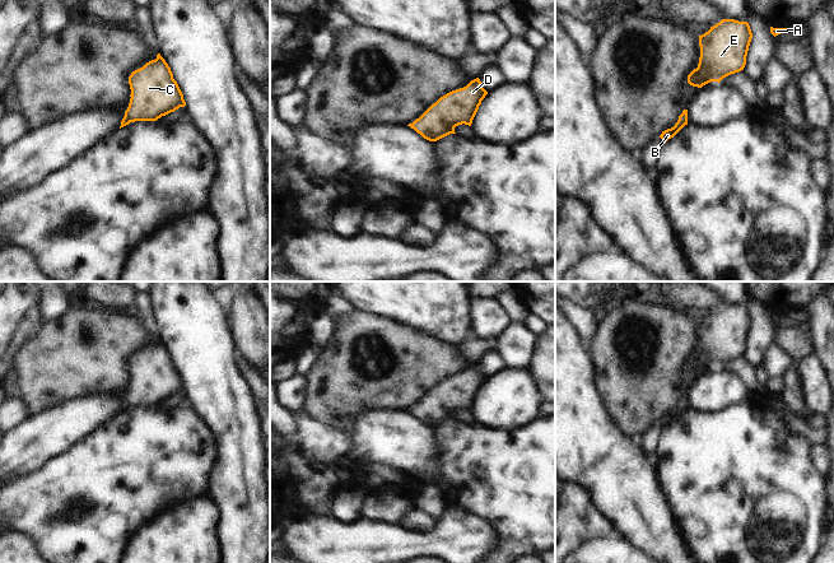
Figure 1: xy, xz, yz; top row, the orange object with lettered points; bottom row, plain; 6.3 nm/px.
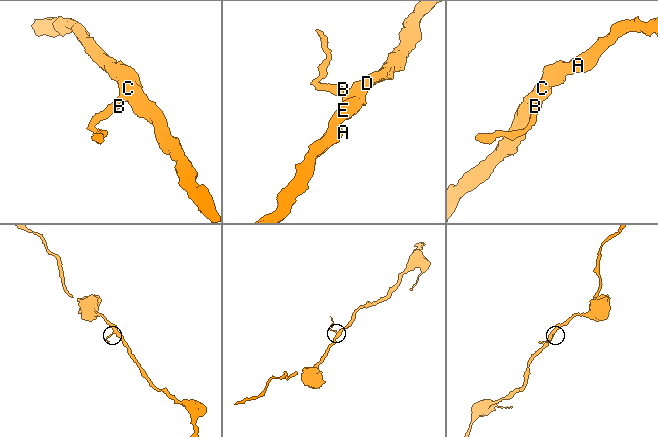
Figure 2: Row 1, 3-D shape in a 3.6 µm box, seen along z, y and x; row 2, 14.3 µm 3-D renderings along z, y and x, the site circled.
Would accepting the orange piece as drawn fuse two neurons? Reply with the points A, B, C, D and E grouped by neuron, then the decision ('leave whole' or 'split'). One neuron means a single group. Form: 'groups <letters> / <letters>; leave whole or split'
groups A B C D E; leave whole

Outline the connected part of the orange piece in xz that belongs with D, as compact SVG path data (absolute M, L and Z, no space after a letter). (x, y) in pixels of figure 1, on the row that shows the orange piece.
M476 78L466 87L441 97L407 126L429 141L437 141L449 134L456 134L456 126L462 124L471 126L486 94L488 92L483 88L480 79Z

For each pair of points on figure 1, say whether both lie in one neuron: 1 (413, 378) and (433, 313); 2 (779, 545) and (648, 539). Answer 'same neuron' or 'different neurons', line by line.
1: different neurons
2: different neurons

